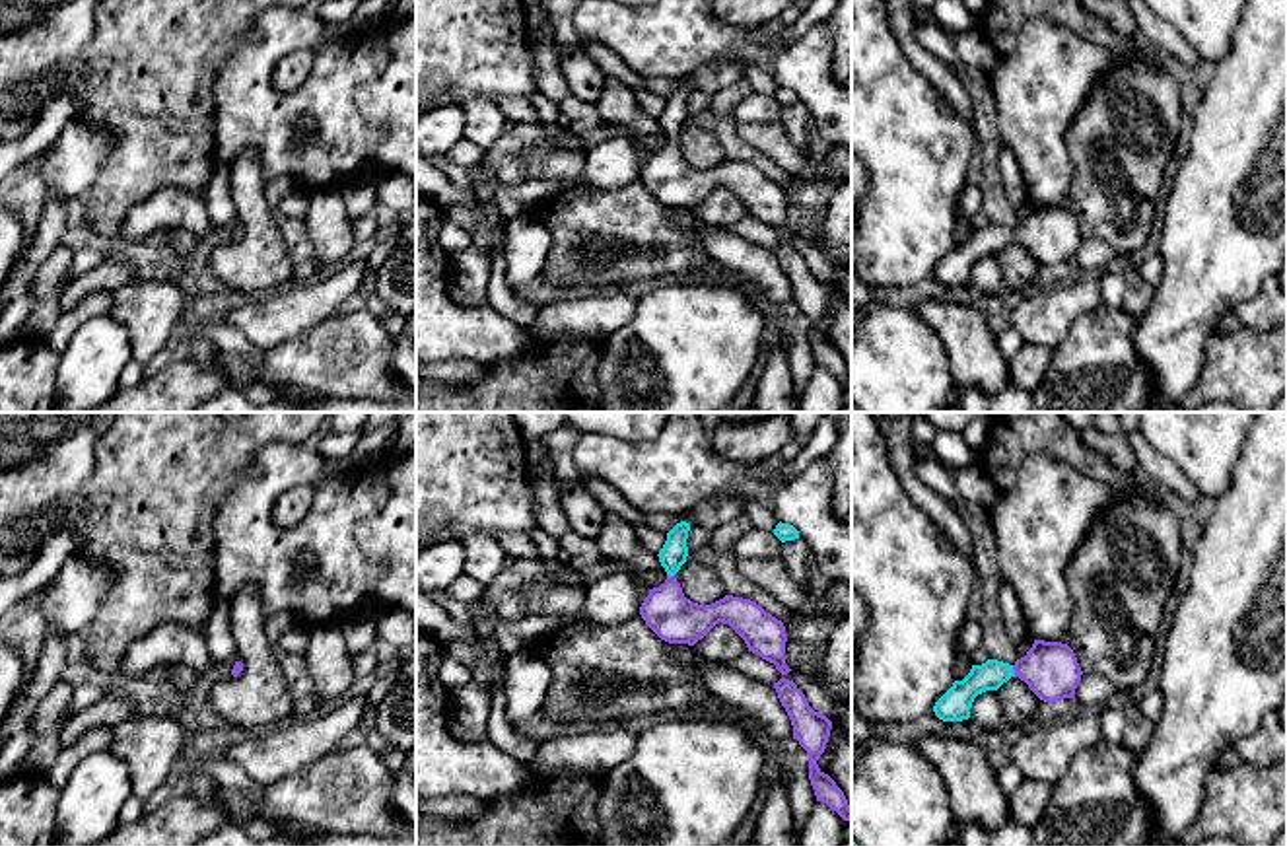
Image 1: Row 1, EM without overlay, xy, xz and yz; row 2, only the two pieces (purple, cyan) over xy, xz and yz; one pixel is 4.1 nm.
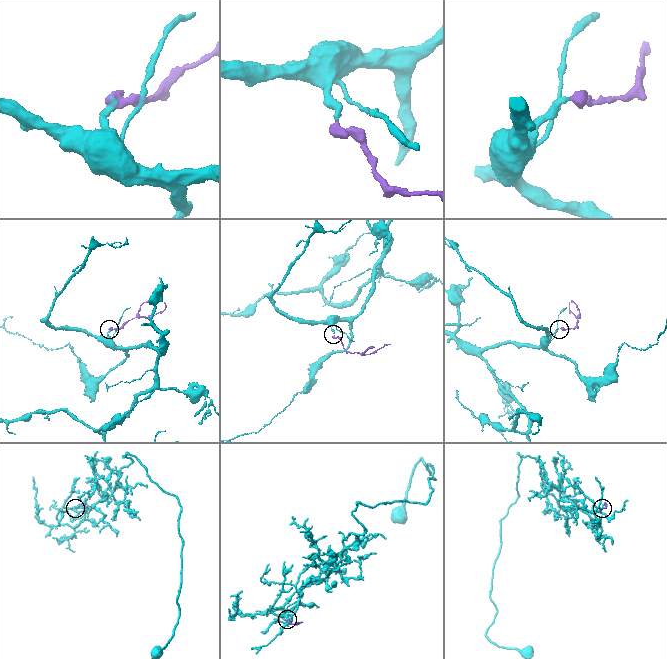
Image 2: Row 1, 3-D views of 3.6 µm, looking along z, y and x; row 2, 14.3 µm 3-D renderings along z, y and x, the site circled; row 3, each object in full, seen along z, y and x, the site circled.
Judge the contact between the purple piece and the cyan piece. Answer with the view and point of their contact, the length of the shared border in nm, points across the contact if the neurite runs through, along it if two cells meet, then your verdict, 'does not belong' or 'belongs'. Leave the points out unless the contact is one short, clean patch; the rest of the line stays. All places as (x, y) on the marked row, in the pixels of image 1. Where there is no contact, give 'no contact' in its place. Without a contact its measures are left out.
meets purple in yz at (1013, 669); contact 50 nm long; runs through yz (1050, 669), (1013, 669), (990, 675); belongs

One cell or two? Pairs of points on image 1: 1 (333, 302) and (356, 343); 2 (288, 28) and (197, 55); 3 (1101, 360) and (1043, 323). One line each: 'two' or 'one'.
1: two
2: two
3: two

